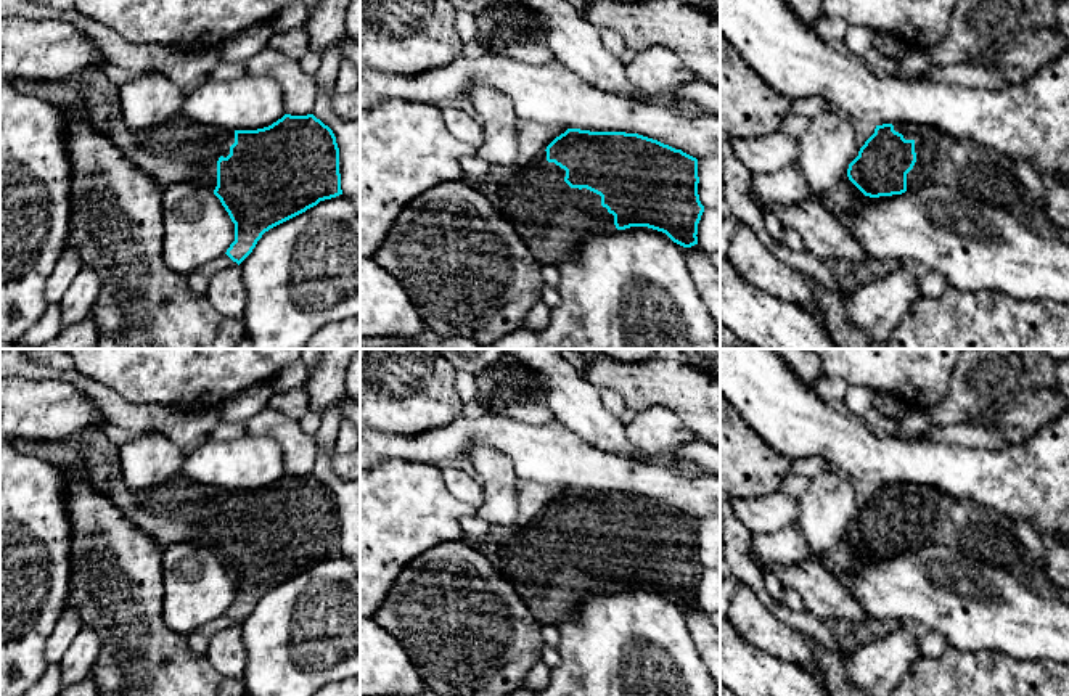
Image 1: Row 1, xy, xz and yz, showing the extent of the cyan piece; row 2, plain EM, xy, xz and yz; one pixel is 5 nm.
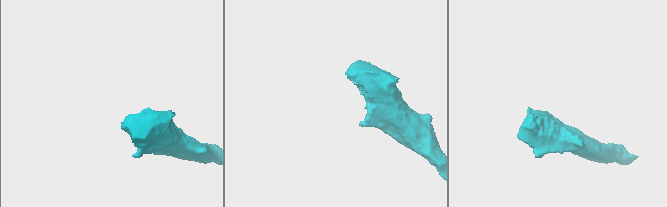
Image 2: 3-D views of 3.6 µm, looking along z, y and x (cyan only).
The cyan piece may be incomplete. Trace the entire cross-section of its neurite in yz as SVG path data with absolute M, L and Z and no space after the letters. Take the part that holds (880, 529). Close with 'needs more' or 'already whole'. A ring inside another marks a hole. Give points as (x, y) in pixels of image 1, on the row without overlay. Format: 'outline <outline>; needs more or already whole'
outline M876 485L849 524L847 537L870 558L940 543L1008 569L1037 593L1051 595L1055 587L1018 540L1008 516L971 500L955 500L931 485Z; needs more

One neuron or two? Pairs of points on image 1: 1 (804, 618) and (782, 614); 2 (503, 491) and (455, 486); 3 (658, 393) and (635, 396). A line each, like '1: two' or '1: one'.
1: one
2: two
3: one

